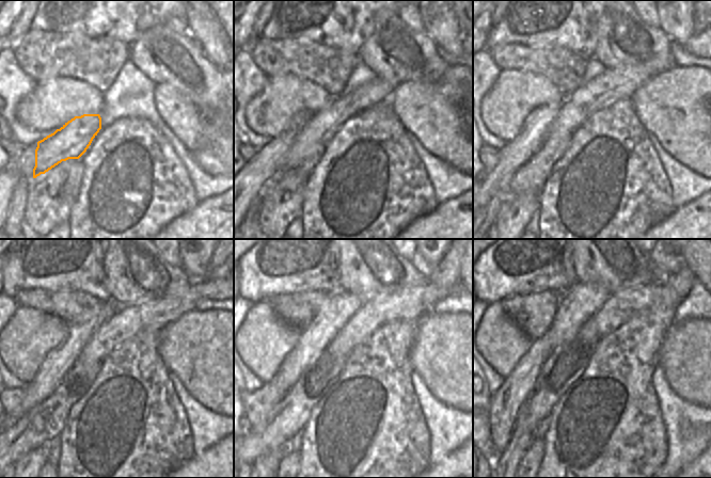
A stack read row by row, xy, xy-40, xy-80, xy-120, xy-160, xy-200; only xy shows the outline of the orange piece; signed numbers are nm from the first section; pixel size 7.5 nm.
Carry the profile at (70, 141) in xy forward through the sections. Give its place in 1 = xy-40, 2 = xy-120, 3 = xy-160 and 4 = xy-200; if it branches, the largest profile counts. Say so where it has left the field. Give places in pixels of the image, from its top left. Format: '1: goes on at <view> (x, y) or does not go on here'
1: goes on at xy-40 (311, 142)
2: goes on at xy-120 (128, 320)
3: goes on at xy-160 (408, 304)
4: goes on at xy-200 (619, 307)

